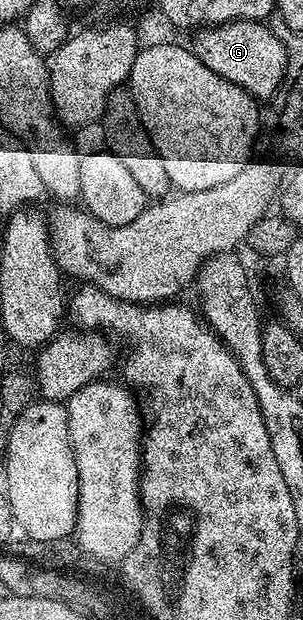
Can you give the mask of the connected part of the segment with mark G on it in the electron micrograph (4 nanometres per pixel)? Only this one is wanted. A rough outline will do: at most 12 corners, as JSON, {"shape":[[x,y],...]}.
{"shape":[[265,22],[193,32],[212,73],[255,101],[287,78],[286,50]]}

